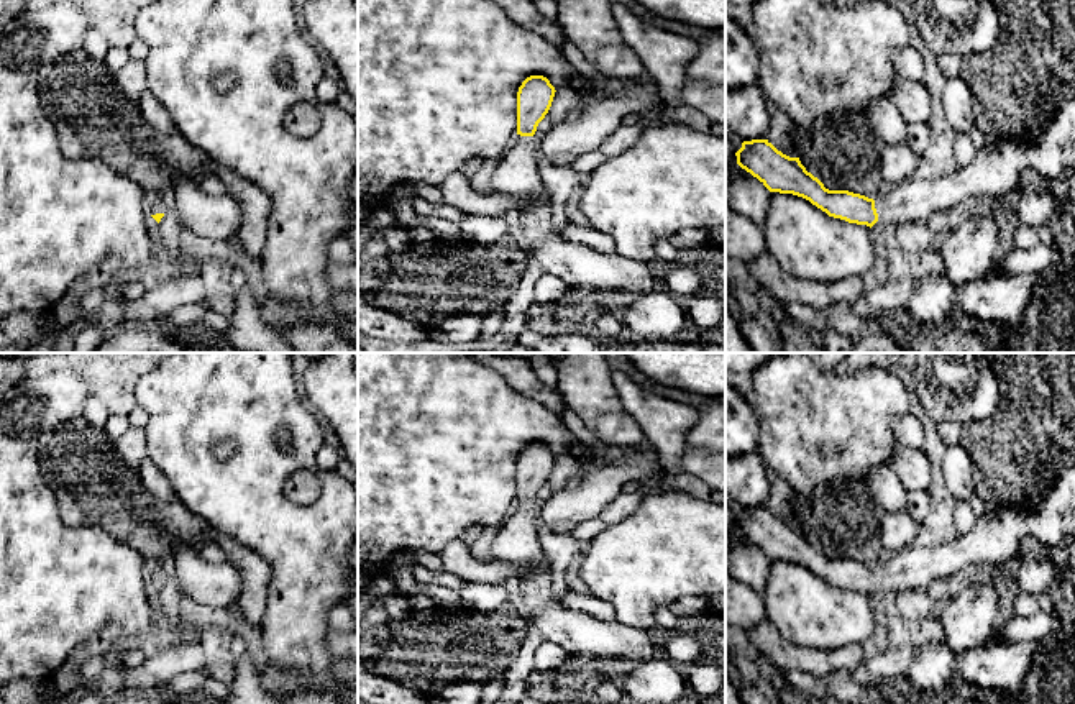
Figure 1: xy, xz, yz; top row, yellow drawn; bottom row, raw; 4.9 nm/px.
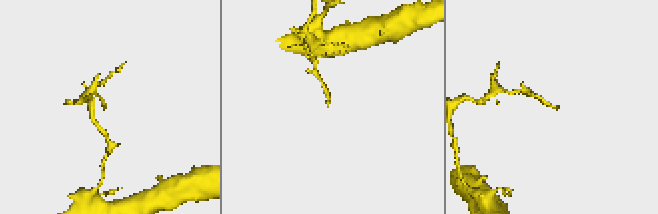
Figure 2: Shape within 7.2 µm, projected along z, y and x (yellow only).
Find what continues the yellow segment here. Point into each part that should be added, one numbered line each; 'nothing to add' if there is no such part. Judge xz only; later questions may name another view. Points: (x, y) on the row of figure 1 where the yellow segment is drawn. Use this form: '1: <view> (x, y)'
1: xz (517, 176)

